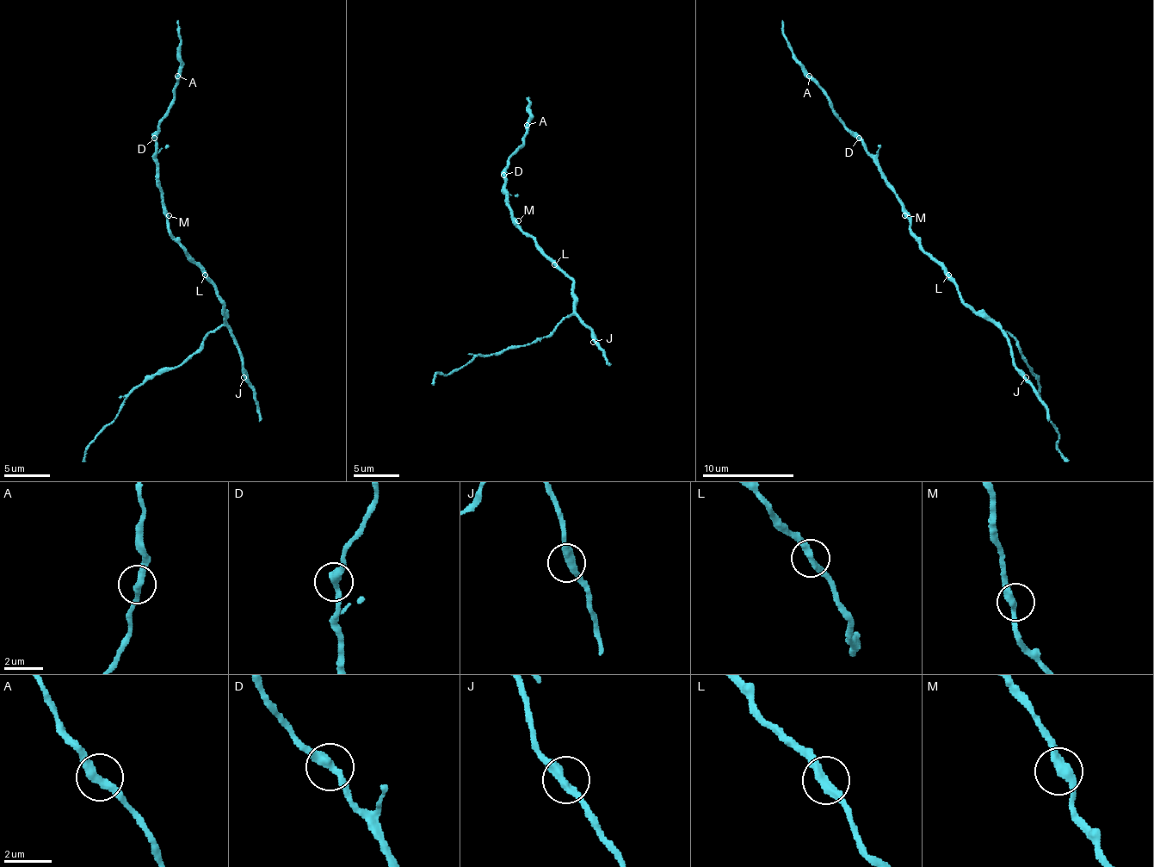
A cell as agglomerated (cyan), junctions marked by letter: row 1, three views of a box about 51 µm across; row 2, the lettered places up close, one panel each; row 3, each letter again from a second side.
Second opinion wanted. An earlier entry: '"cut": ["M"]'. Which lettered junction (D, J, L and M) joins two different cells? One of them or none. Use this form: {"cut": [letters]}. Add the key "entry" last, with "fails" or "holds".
{"cut": [], "entry": "fails"}

